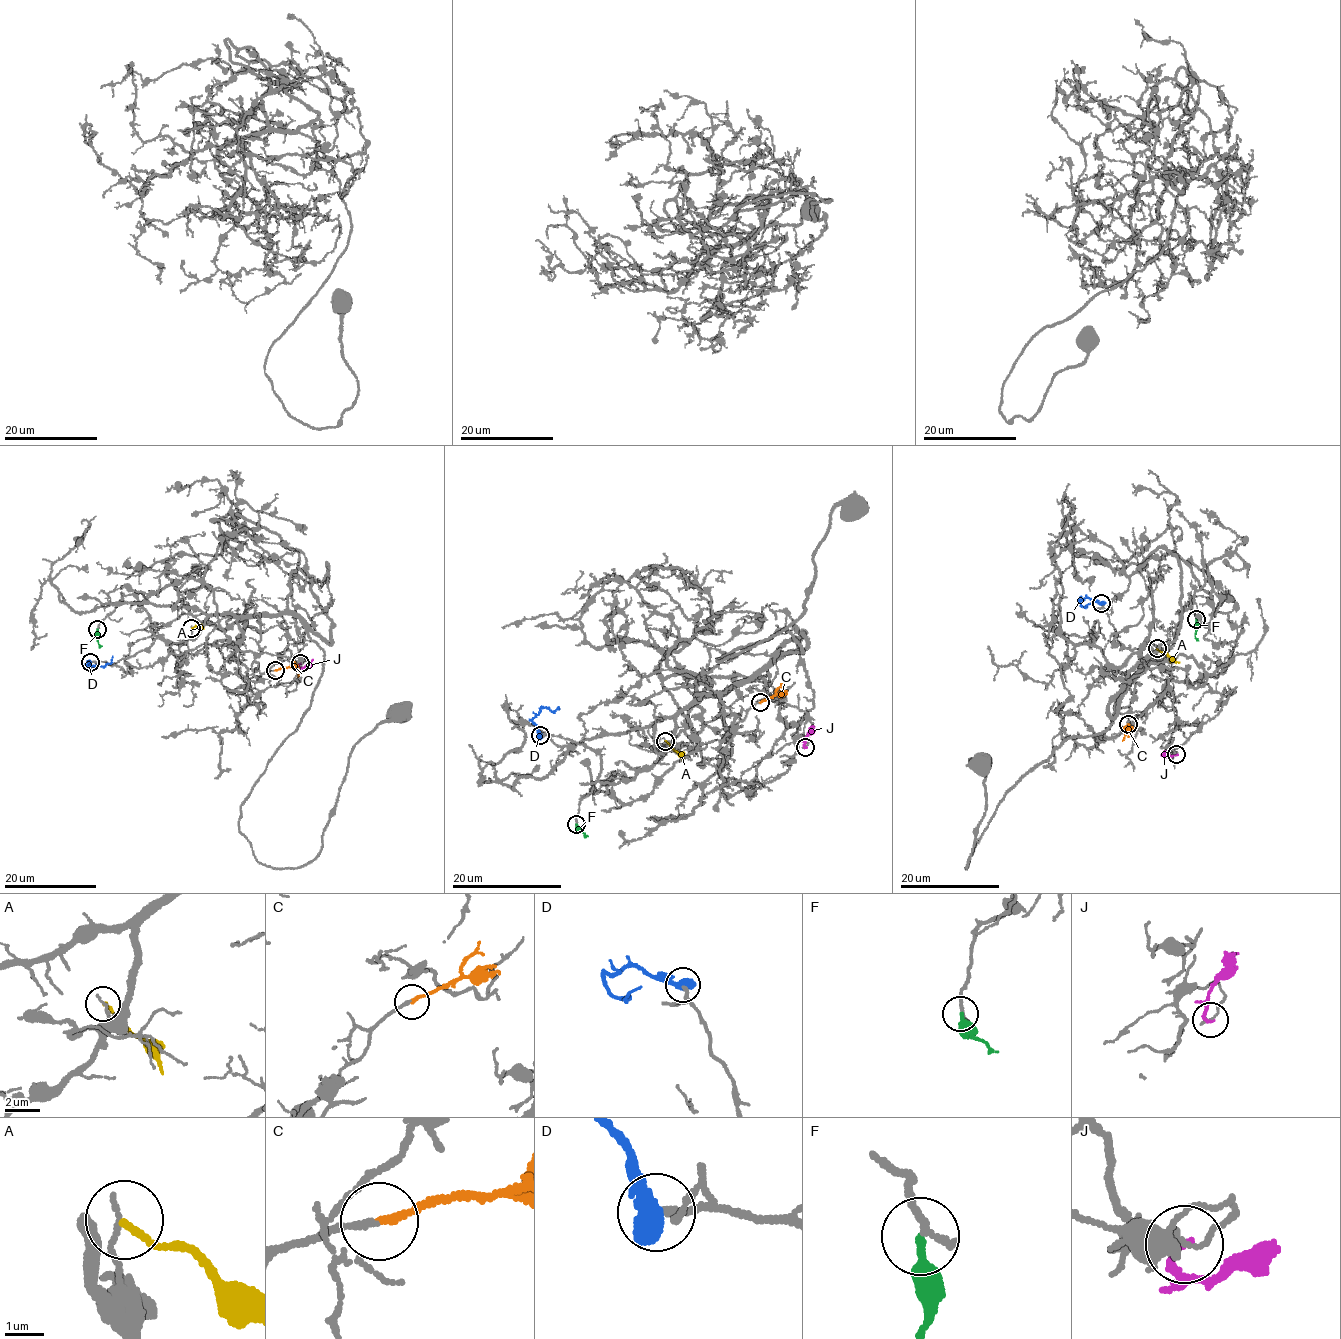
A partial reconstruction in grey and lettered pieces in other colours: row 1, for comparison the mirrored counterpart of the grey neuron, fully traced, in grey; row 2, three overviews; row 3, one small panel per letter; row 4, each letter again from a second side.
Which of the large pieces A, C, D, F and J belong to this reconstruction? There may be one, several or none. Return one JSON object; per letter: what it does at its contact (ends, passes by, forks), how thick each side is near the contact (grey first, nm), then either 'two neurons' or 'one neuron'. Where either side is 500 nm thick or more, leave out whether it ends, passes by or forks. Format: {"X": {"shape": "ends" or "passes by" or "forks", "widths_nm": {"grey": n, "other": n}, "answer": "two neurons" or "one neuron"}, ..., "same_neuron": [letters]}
{"A": {"shape": "ends", "widths_nm": {"grey": 140, "other": 190}, "answer": "two neurons"}, "C": {"shape": "ends", "widths_nm": {"grey": 160, "other": 190}, "answer": "one neuron"}, "D": {"widths_nm": {"grey": 200, "other": 600}, "answer": "one neuron"}, "F": {"shape": "ends", "widths_nm": {"grey": 200, "other": 200}, "answer": "one neuron"}, "J": {"shape": "ends", "widths_nm": {"grey": 170, "other": 190}, "answer": "two neurons"}, "same_neuron": ["C", "D", "F"]}

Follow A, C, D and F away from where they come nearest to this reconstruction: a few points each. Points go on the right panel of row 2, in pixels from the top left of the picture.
A: (1156, 648), (1179, 663)
C: (1127, 724), (1122, 740)
D: (1102, 602), (1087, 598), (1080, 601), (1086, 607), (1090, 603)
F: (1195, 618), (1195, 637), (1198, 640)

